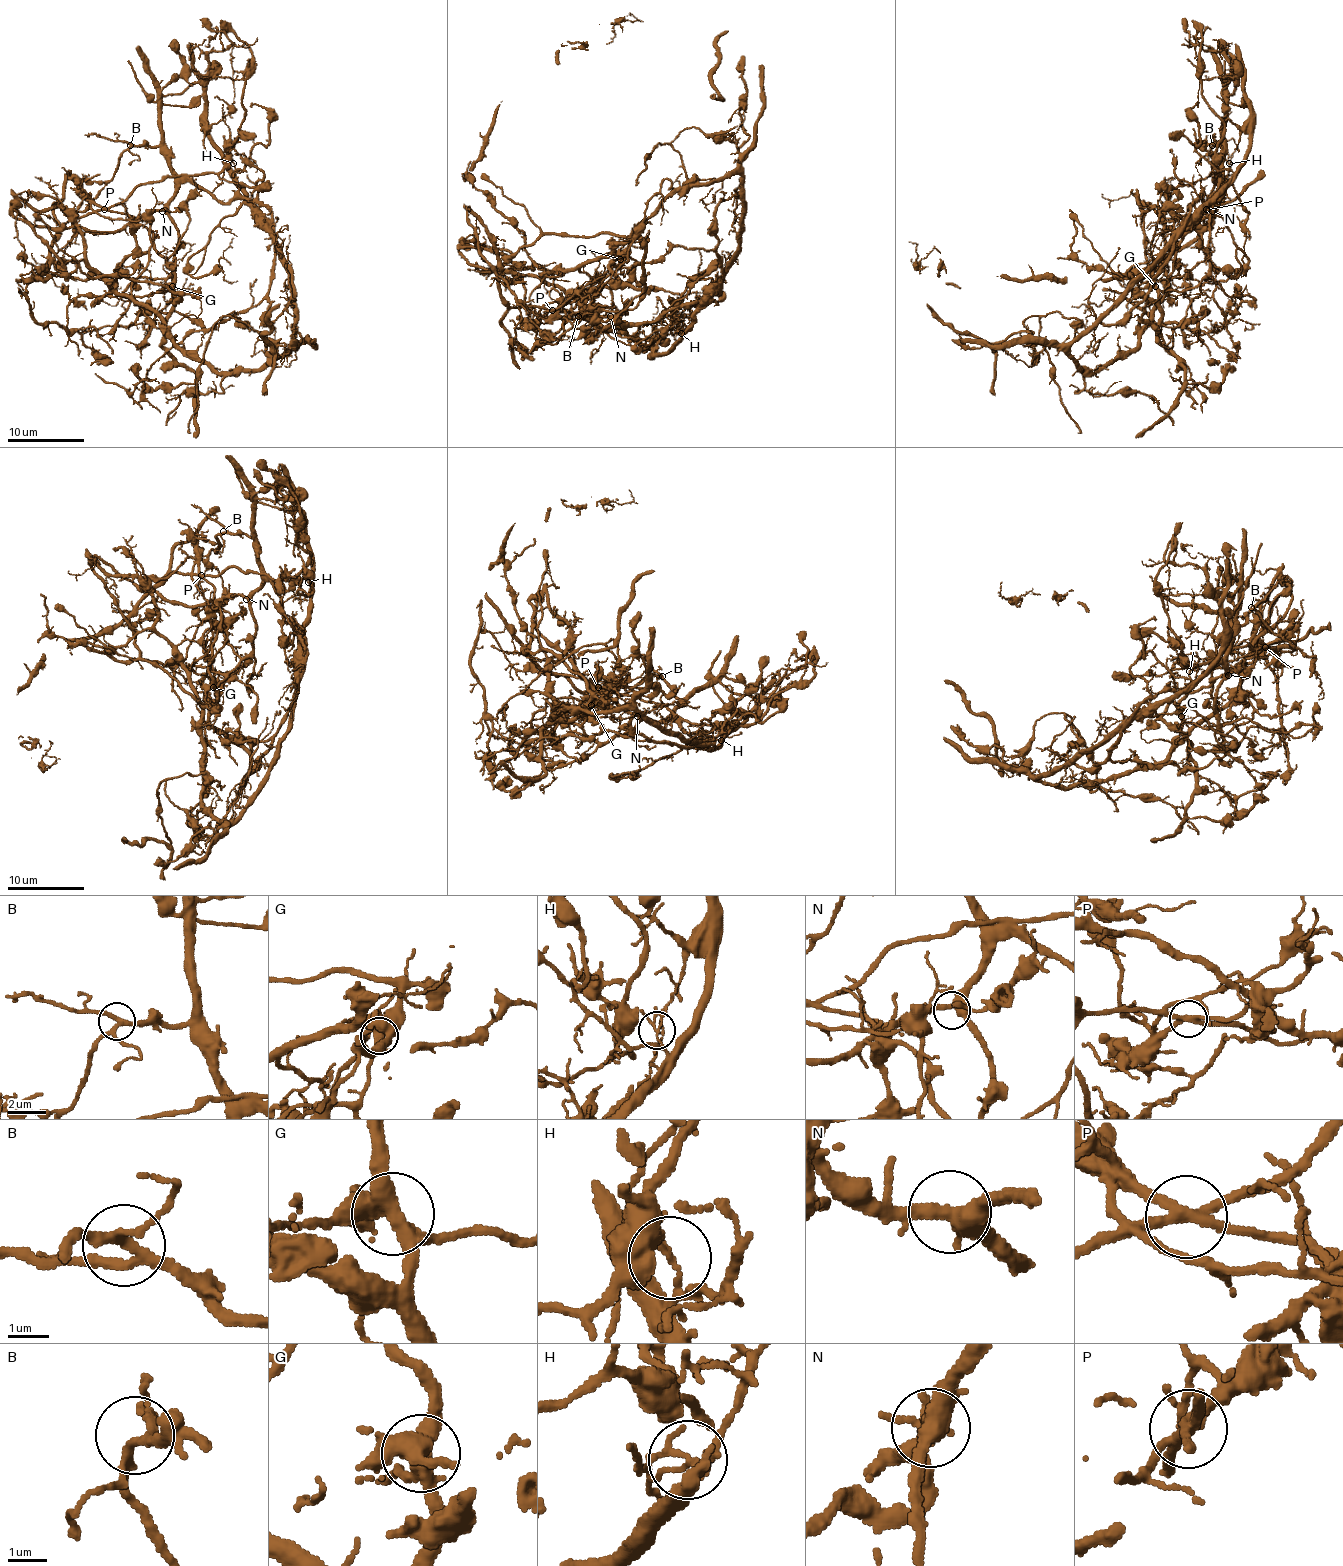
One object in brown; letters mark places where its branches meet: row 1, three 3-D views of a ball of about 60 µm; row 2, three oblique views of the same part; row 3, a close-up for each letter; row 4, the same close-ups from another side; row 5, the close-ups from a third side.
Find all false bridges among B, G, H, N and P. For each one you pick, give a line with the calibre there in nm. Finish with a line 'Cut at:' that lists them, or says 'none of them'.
G: calibre 440 nm
H: calibre 110 nm
P: calibre 260 nm
Cut at: G, H, P

